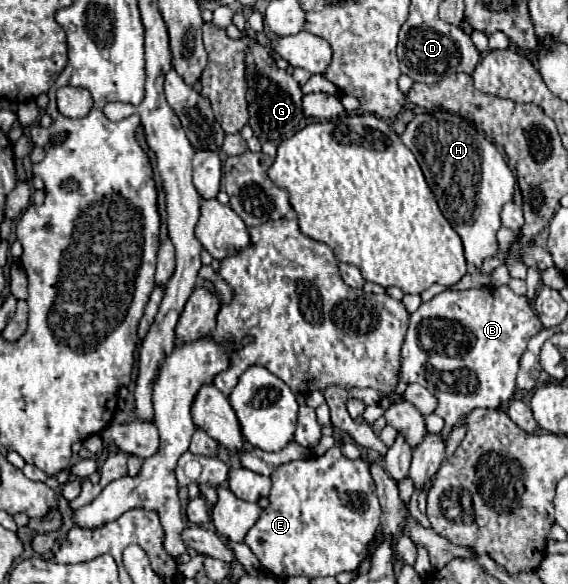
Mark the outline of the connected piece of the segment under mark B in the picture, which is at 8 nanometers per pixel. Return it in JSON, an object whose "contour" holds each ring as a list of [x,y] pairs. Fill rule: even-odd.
{"contour":[[[508,285],[502,287],[480,287],[468,291],[442,291],[430,301],[422,303],[412,315],[408,333],[402,345],[398,379],[404,383],[424,385],[436,399],[436,415],[444,419],[442,433],[450,433],[458,417],[468,415],[476,407],[496,409],[500,403],[508,401],[514,393],[514,381],[518,373],[518,361],[526,349],[526,341],[542,329],[532,305],[526,297],[516,295]]]}

